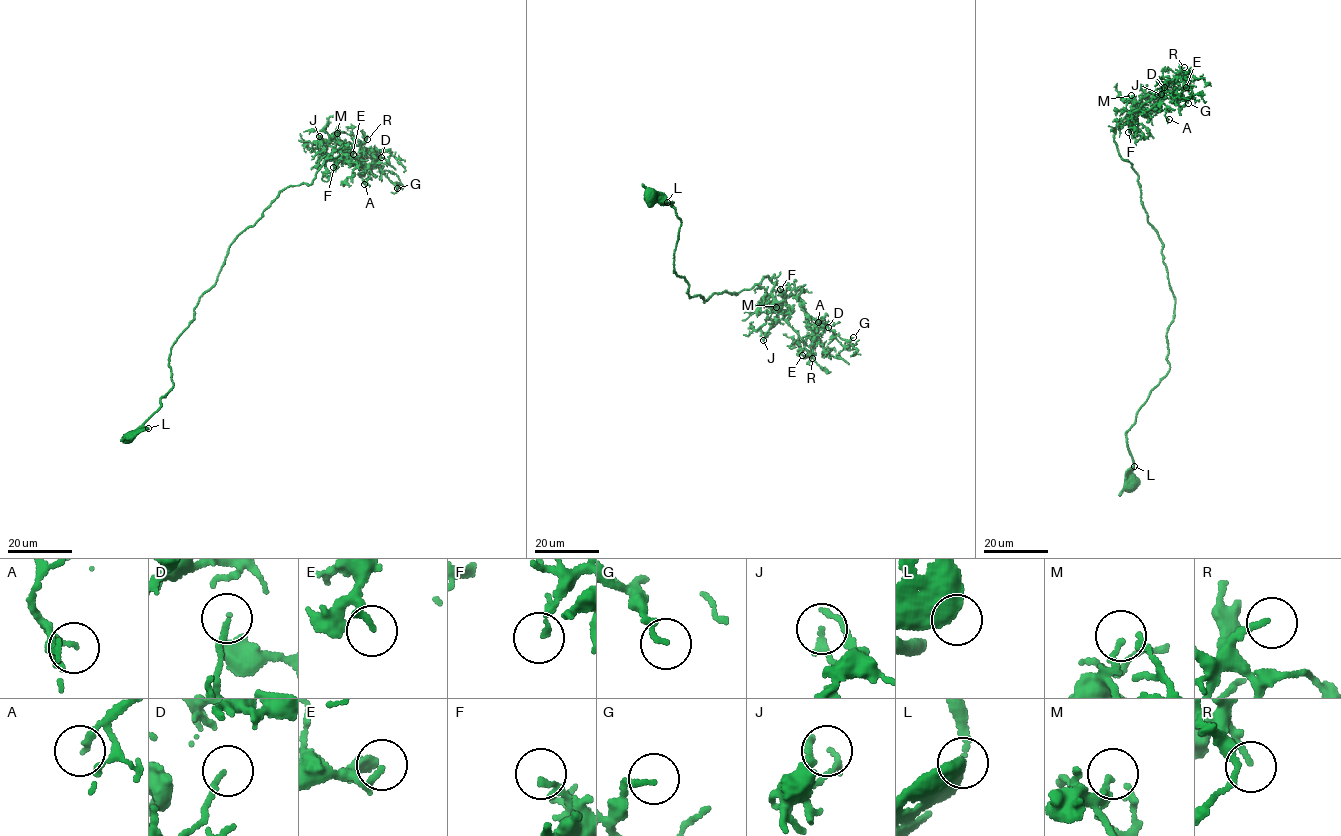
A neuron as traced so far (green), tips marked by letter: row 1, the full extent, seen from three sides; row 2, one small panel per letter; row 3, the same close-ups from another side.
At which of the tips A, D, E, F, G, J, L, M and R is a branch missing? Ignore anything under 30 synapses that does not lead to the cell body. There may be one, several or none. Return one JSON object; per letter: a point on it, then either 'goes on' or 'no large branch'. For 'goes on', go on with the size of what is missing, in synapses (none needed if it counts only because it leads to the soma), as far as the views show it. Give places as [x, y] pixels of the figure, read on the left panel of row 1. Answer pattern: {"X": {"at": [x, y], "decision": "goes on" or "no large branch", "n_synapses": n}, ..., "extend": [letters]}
{"A": {"at": [364, 184], "decision": "no large branch"}, "D": {"at": [381, 157], "decision": "no large branch"}, "E": {"at": [353, 154], "decision": "no large branch"}, "F": {"at": [333, 167], "decision": "no large branch"}, "G": {"at": [397, 188], "decision": "no large branch"}, "J": {"at": [319, 136], "decision": "no large branch"}, "L": {"at": [148, 428], "decision": "no large branch"}, "M": {"at": [337, 133], "decision": "no large branch"}, "R": {"at": [367, 139], "decision": "goes on", "n_synapses": 110}, "extend": ["R"]}

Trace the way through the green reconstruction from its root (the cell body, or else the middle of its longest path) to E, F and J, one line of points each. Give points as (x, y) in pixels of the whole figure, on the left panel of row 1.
E: (128, 436), (172, 387), (171, 346), (230, 244), (281, 191), (339, 158), (340, 143), (353, 154)
F: (128, 436), (172, 387), (171, 346), (230, 244), (281, 191), (309, 185), (328, 154), (340, 159), (333, 167)
J: (128, 436), (172, 387), (171, 346), (230, 244), (342, 154), (341, 142), (319, 136)

